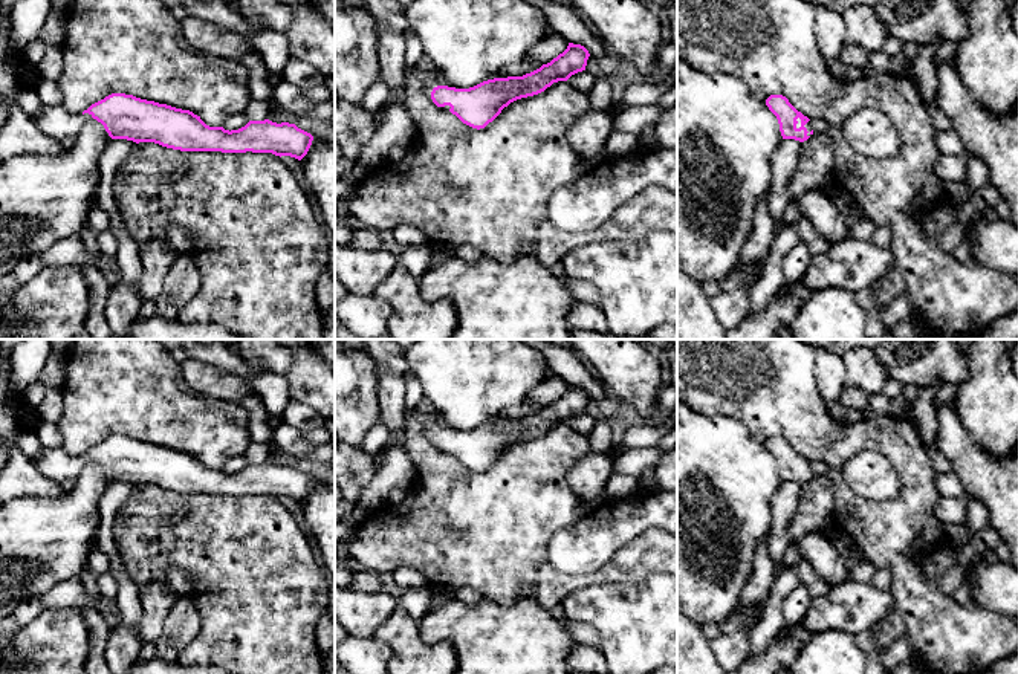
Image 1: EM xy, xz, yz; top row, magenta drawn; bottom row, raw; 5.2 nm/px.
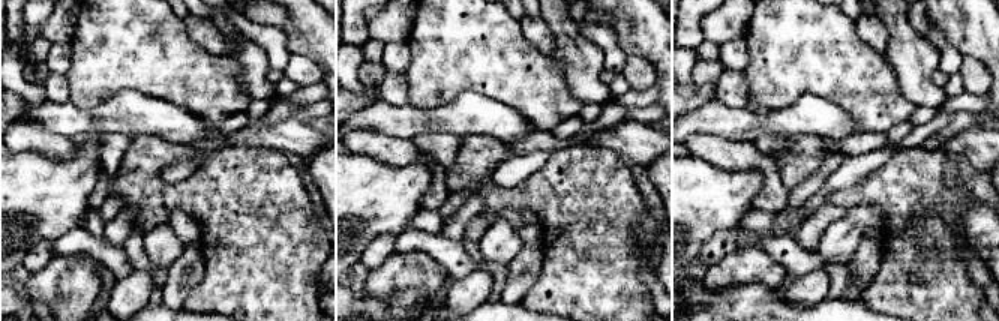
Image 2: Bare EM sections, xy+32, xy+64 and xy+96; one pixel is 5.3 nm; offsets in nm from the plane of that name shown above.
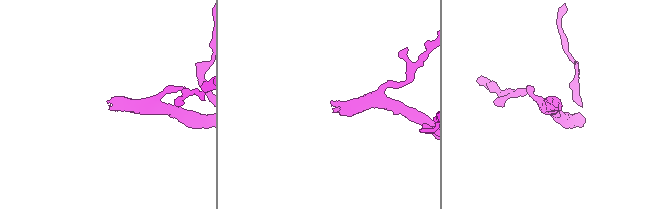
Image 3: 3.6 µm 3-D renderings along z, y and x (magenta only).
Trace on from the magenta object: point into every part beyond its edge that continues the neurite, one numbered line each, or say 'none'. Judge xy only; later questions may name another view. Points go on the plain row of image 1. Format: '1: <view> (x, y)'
1: xy (58, 465)

